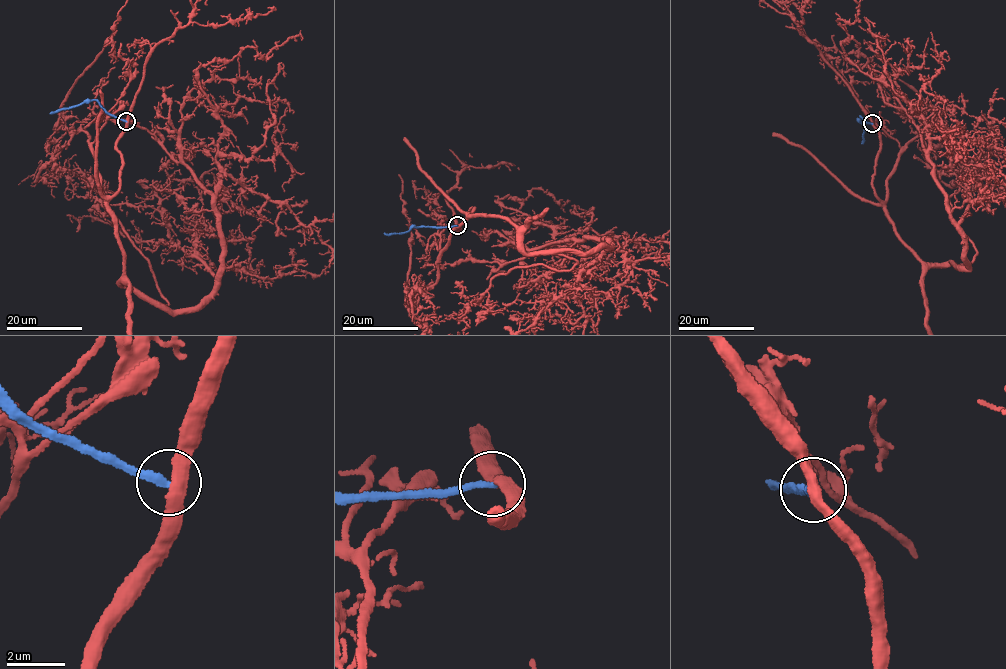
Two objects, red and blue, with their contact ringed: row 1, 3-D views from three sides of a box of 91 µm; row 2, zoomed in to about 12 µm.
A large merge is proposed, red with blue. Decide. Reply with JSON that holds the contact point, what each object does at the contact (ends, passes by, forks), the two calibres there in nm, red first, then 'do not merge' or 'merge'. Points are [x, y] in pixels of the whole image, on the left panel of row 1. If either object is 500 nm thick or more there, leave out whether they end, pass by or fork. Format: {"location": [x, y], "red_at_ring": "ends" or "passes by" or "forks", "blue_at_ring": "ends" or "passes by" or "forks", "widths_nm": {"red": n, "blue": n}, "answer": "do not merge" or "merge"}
{"location": [126, 121], "red_at_ring": "passes by", "blue_at_ring": "ends", "widths_nm": {"red": 400, "blue": 220}, "answer": "do not merge"}

